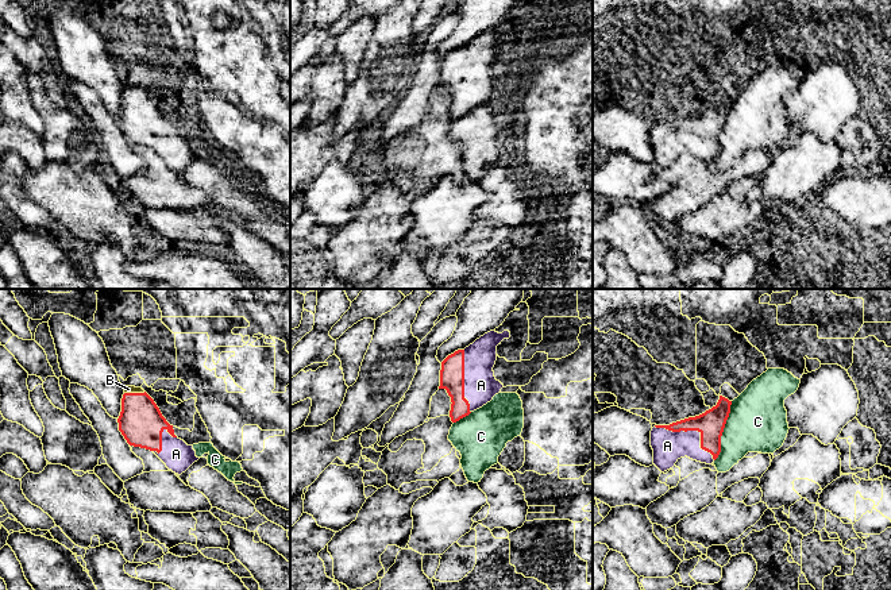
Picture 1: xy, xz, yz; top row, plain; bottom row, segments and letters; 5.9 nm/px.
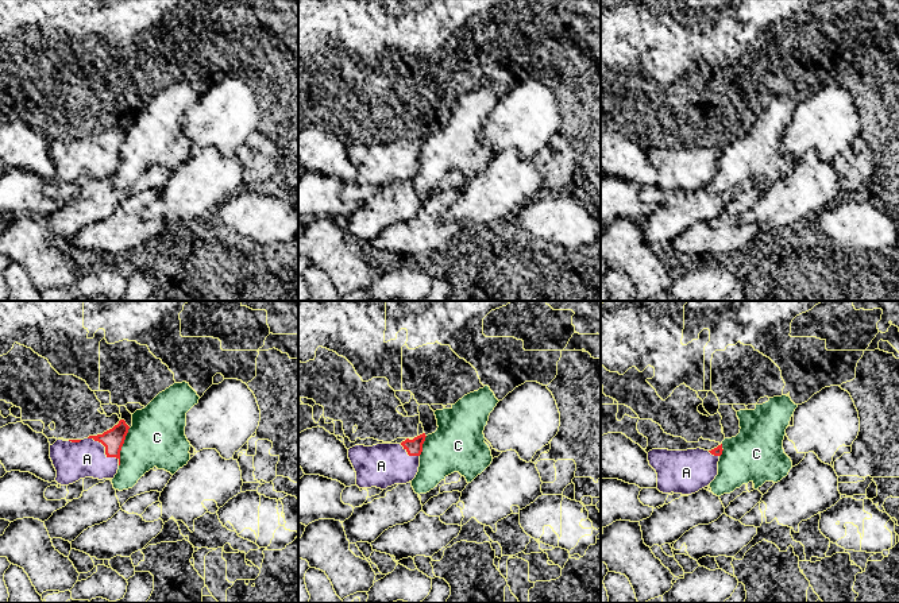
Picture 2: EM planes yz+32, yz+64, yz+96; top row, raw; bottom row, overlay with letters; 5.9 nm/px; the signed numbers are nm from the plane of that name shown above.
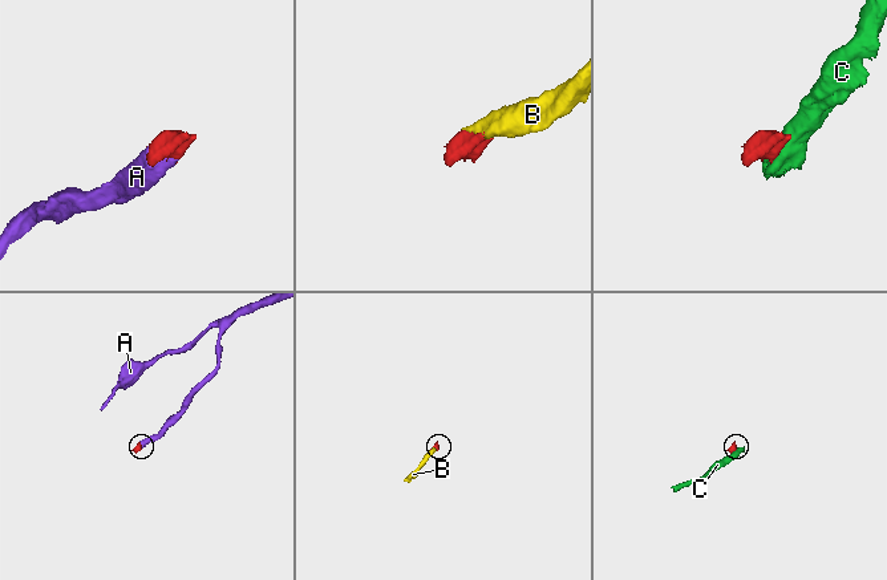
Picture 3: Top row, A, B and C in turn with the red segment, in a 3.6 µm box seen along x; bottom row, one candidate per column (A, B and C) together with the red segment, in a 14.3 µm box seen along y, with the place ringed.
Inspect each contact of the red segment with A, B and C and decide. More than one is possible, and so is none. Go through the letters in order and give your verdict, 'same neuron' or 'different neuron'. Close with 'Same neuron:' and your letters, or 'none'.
A: same neuron
B: same neuron
C: different neuron
Same neuron: A, B

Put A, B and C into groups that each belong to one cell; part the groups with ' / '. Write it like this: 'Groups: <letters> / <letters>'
Groups: A B / C

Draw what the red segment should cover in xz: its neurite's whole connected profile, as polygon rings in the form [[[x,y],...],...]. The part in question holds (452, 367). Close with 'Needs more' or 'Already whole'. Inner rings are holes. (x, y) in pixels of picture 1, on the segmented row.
[[[490,331],[441,362],[439,389],[446,389],[451,397],[452,423],[482,408],[501,393],[504,385],[495,379],[493,367],[497,360],[497,346],[509,338],[509,331]]]. Needs more

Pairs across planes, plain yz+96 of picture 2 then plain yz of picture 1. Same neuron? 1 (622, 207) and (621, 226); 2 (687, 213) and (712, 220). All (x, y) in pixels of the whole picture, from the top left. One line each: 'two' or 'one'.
1: two
2: two

